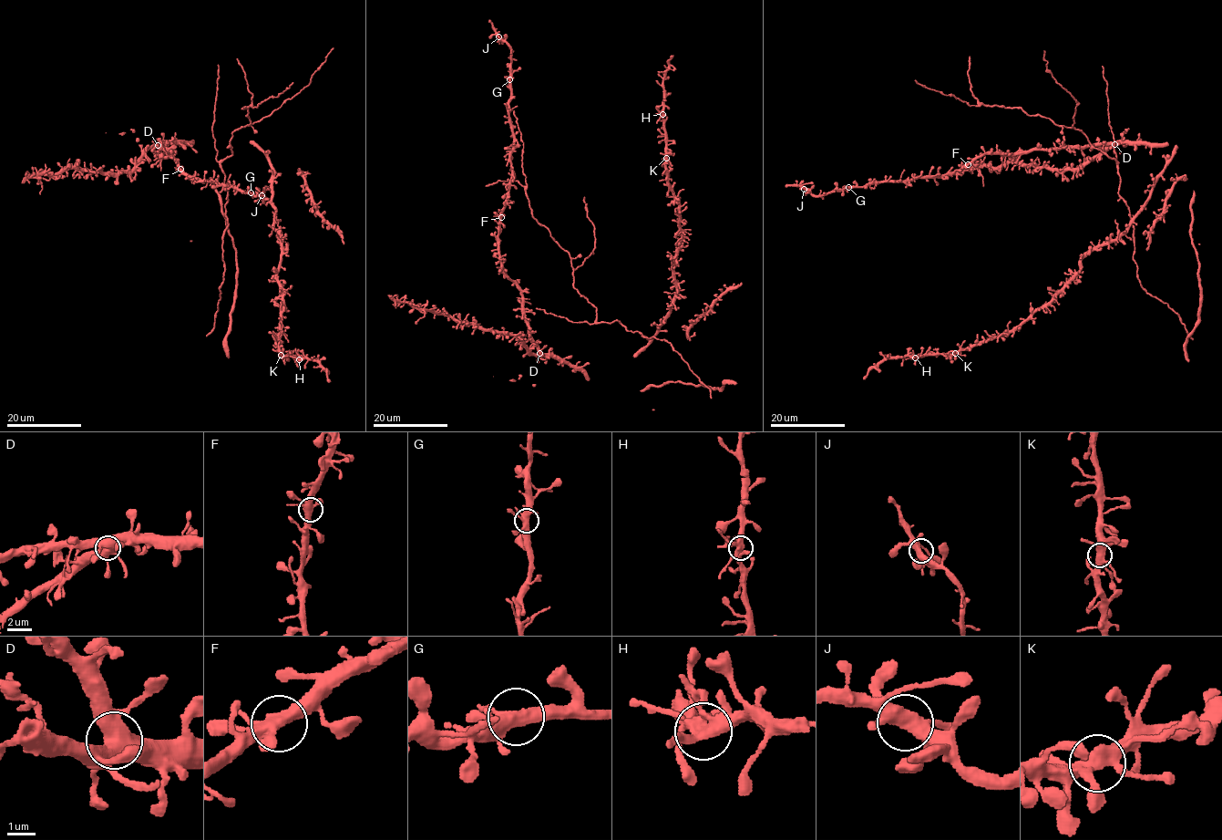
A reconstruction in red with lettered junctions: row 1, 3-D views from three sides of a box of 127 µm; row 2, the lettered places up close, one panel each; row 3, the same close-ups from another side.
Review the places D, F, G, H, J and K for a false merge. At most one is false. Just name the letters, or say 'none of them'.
none of them

